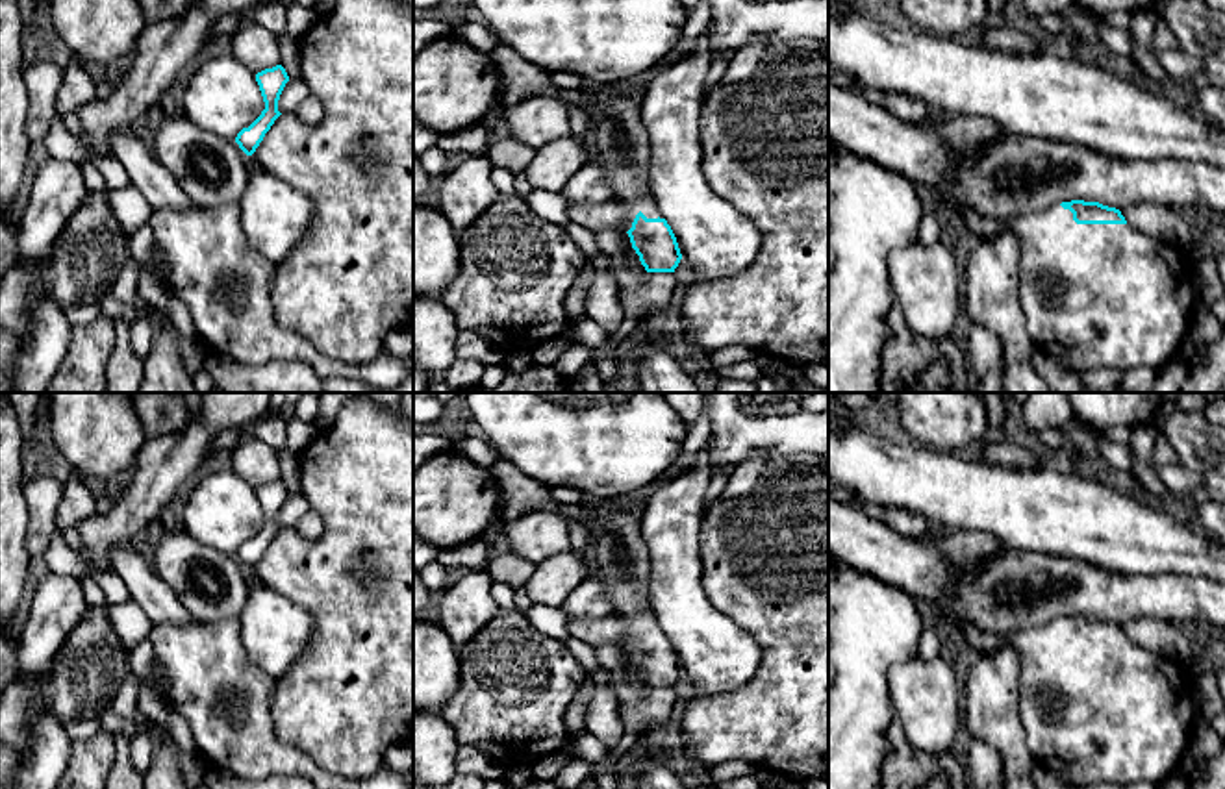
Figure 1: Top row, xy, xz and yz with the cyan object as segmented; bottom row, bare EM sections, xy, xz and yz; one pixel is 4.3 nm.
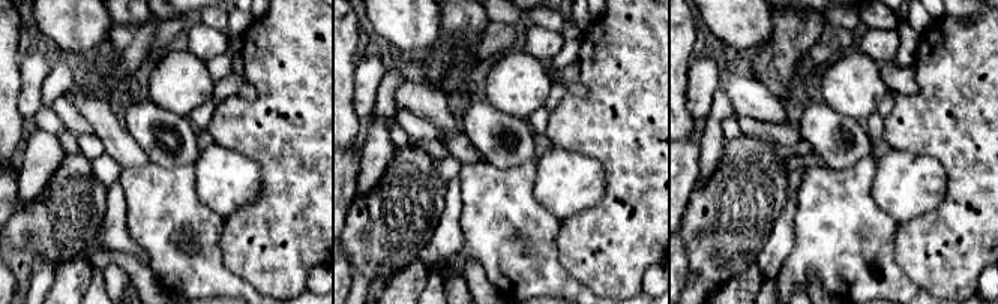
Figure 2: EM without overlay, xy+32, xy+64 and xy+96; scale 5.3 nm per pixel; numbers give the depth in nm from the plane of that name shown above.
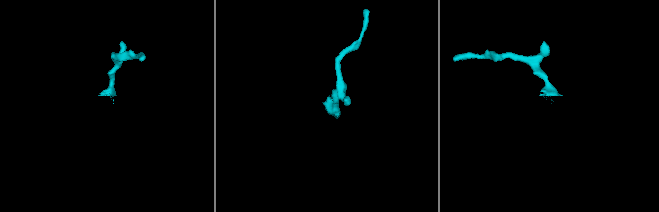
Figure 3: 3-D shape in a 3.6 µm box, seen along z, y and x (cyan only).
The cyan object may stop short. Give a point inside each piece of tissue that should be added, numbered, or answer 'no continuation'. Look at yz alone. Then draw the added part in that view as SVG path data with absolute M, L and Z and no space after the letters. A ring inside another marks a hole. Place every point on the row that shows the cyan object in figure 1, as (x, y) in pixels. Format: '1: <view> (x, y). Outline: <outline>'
1: yz (1092, 295). Outline: M1060 204L1017 217L1010 228L1019 237L1017 300L1034 350L1053 356L1080 374L1092 369L1140 369L1155 372L1179 357L1181 341L1195 313L1193 267L1182 252L1130 224L1077 224Z

